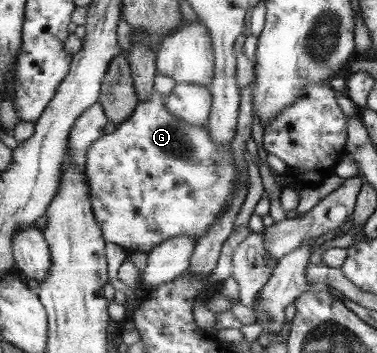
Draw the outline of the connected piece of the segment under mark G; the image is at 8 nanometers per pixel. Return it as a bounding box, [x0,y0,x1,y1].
[87,94,237,252]

